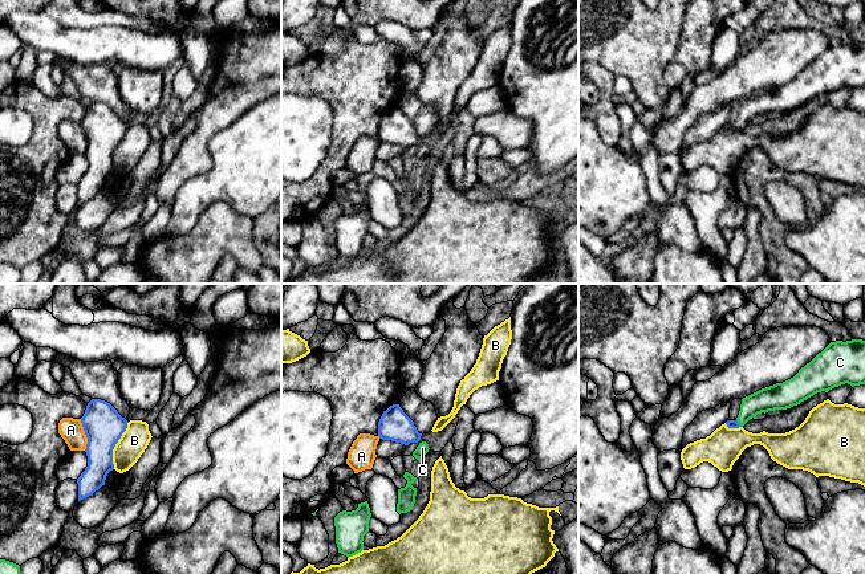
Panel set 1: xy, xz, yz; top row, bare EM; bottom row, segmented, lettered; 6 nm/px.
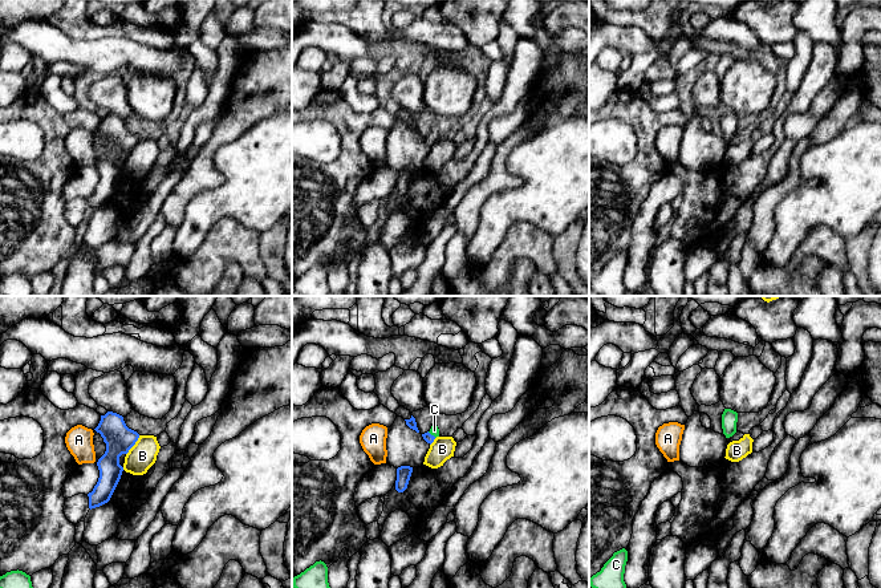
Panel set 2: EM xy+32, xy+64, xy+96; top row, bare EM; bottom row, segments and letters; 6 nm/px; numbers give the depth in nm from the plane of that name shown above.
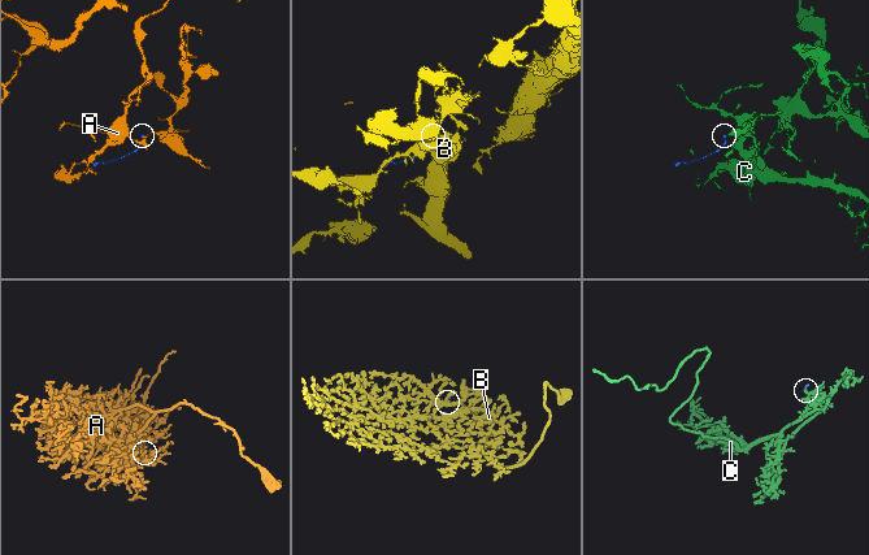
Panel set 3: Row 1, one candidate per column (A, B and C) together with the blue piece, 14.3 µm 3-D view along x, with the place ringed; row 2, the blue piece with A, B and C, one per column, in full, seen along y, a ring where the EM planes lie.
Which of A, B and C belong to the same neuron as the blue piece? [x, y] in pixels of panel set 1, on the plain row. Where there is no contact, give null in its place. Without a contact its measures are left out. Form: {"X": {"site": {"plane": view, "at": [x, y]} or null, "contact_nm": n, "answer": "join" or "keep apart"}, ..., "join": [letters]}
{"A": {"site": {"plane": "xy", "at": [85, 137]}, "contact_nm": 190, "answer": "keep apart"}, "B": {"site": {"plane": "xy", "at": [114, 149]}, "contact_nm": 300, "answer": "keep apart"}, "C": {"site": {"plane": "yz", "at": [738, 126]}, "contact_nm": 60, "answer": "join"}, "join": ["C"]}

